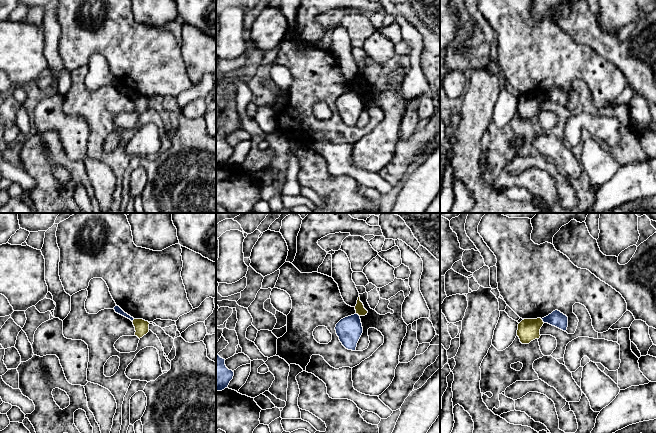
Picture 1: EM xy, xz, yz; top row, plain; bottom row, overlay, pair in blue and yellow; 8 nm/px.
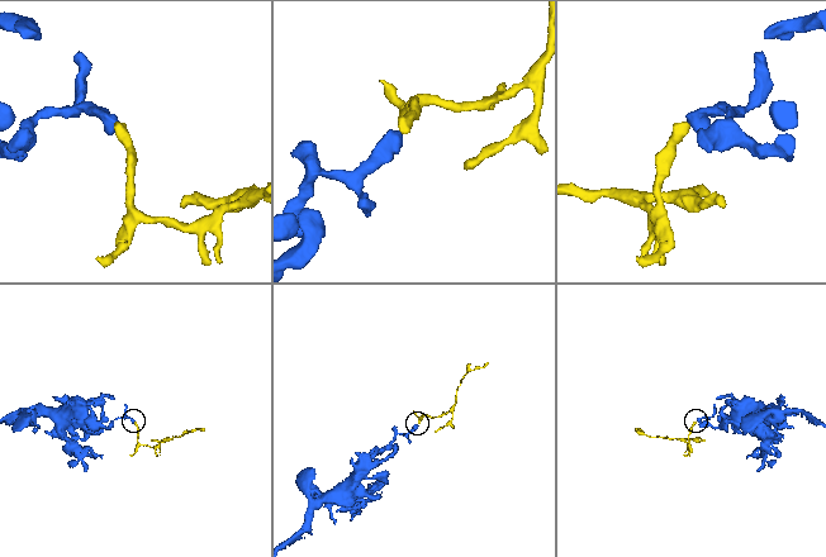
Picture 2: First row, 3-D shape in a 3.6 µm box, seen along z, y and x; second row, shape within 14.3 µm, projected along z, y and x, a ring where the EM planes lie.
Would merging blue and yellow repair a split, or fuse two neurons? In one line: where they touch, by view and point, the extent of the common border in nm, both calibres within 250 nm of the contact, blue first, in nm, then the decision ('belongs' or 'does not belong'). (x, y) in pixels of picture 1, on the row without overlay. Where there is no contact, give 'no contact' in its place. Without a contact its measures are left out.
meets blue in xz at (358, 91); contact 40 nm long; 200 nm thick on the blue side, 80 nm on the other; does not belong

